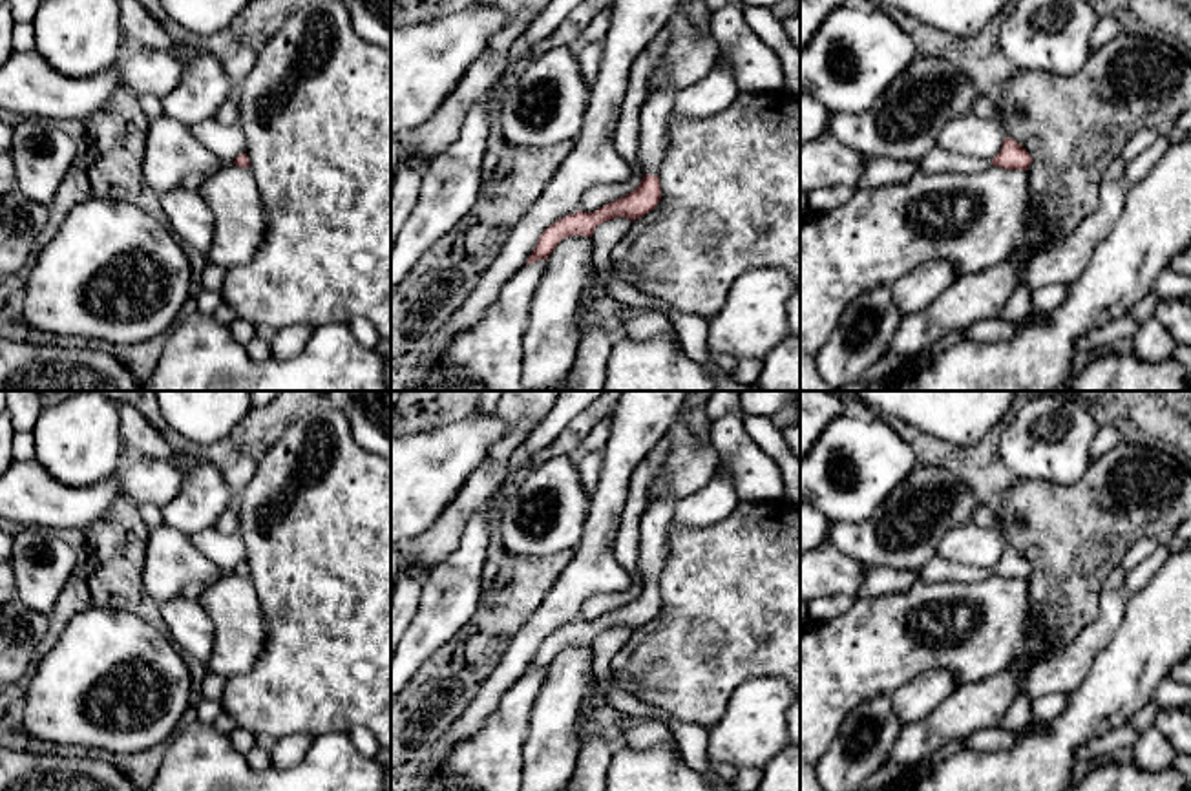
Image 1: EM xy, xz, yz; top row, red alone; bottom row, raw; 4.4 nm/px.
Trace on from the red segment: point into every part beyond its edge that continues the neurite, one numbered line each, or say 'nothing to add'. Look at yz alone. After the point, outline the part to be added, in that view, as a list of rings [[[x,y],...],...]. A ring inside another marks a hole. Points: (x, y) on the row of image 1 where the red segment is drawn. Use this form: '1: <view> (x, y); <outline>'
1: yz (936, 161); [[[941,148],[932,150],[926,157],[917,161],[919,174],[941,174],[941,172],[959,172],[959,174],[979,174],[988,170],[992,164],[990,159],[966,157]]]

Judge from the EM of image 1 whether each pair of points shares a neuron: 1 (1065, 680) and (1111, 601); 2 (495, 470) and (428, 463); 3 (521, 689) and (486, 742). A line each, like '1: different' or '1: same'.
1: same
2: different
3: same

